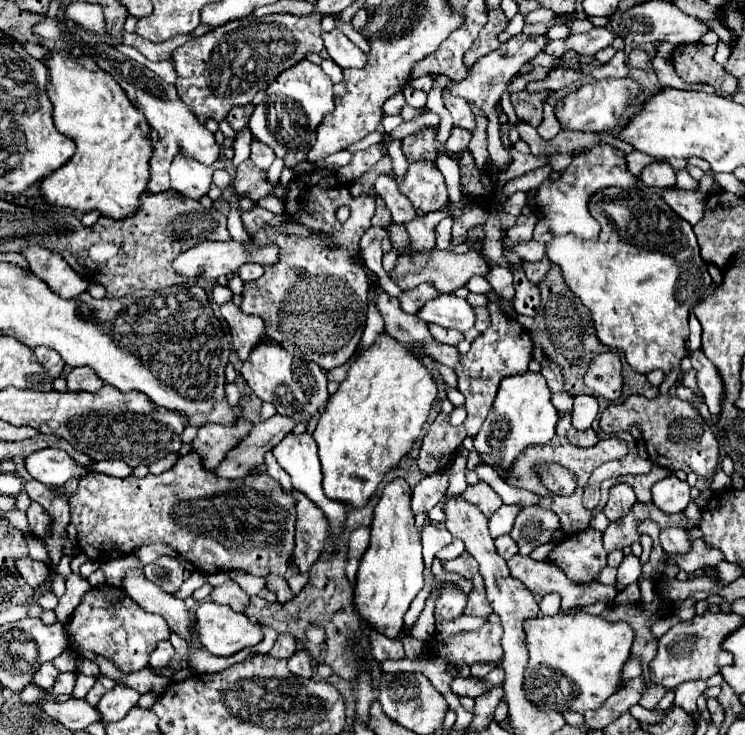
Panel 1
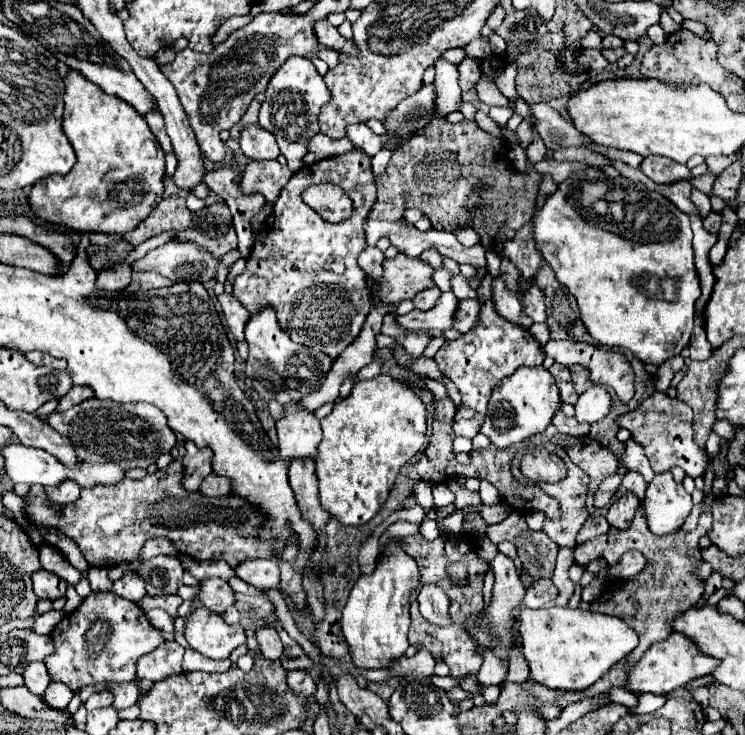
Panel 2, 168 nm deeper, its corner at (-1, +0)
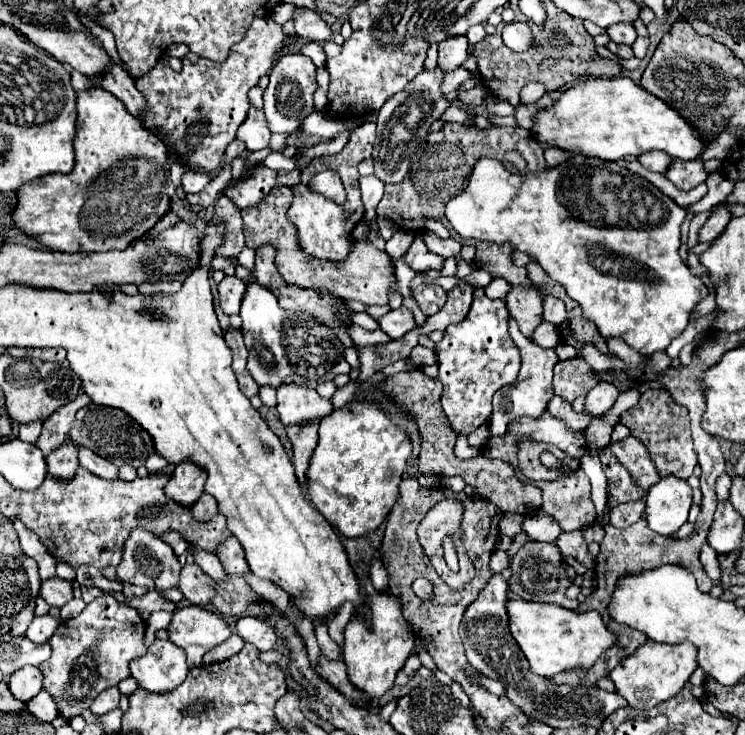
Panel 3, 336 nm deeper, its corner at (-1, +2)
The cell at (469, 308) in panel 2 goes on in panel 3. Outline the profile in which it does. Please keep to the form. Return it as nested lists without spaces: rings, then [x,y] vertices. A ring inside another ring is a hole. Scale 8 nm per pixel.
[[[460,282],[456,288],[448,292],[448,300],[440,312],[434,316],[428,316],[426,324],[418,328],[420,334],[430,334],[434,330],[446,330],[450,324],[460,324],[472,304],[472,292],[474,288],[468,282]]]

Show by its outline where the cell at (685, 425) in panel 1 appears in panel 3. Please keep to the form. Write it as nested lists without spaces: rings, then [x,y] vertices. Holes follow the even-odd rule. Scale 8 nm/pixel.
[[[648,388],[642,394],[642,408],[632,408],[620,416],[620,422],[630,428],[632,436],[642,440],[642,444],[648,448],[648,454],[658,468],[660,476],[674,474],[676,478],[690,478],[698,460],[696,452],[692,450],[692,438],[690,438],[690,418],[688,408],[676,404],[668,390],[656,390]]]

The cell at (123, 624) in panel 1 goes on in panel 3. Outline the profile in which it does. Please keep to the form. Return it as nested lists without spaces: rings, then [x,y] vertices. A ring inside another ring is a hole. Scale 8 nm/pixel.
[[[108,594],[94,598],[90,604],[86,604],[82,614],[76,616],[74,620],[64,620],[56,628],[54,636],[50,638],[52,656],[44,664],[40,664],[40,670],[44,674],[44,690],[52,692],[56,704],[60,704],[60,714],[64,714],[68,718],[82,714],[82,710],[86,710],[88,704],[92,704],[92,700],[102,690],[116,686],[120,680],[128,678],[130,676],[130,662],[134,658],[144,656],[148,650],[144,646],[144,632],[146,632],[144,618],[134,608],[120,604],[116,598],[112,598]]]

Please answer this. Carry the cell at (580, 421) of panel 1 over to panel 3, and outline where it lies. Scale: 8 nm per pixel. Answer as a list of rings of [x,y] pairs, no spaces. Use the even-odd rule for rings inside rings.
[[[598,382],[592,392],[586,394],[586,402],[584,402],[584,410],[590,414],[590,416],[602,416],[604,412],[608,412],[616,398],[618,398],[618,388],[608,384],[608,382]]]

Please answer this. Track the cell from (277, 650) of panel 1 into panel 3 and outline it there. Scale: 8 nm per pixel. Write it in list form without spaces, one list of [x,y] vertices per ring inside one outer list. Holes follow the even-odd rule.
[[[240,618],[236,622],[236,632],[238,636],[242,636],[246,642],[254,644],[258,650],[262,652],[268,652],[268,650],[274,650],[276,646],[276,630],[270,628],[268,622],[260,620],[260,618]]]

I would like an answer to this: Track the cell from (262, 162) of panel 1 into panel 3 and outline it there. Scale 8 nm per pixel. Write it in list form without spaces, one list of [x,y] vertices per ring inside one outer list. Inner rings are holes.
[[[250,108],[248,118],[242,122],[242,126],[236,132],[236,138],[246,144],[246,150],[254,152],[254,150],[268,148],[270,136],[272,136],[272,132],[268,130],[264,112],[256,110],[256,108]]]

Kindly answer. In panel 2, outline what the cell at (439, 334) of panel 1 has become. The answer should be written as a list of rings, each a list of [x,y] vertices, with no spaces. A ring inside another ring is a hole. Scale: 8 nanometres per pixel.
[[[386,314],[384,320],[382,320],[382,328],[380,328],[380,332],[386,334],[386,336],[398,336],[398,334],[406,334],[408,330],[400,328],[400,326],[396,324],[396,320],[392,318],[392,314]]]

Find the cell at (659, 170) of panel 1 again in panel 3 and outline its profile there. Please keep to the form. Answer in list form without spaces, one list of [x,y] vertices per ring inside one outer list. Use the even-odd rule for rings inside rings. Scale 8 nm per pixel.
[[[660,150],[646,152],[646,154],[638,156],[638,160],[640,160],[640,164],[642,164],[644,168],[648,168],[650,172],[660,172],[660,174],[664,174],[664,172],[668,170],[668,166],[672,164],[672,158],[670,158],[668,154],[664,154],[664,152],[660,152]]]

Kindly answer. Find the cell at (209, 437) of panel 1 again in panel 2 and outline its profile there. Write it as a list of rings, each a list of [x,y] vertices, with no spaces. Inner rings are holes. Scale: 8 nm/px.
[[[186,442],[186,452],[182,456],[182,464],[184,464],[184,478],[182,478],[182,486],[188,492],[196,492],[202,484],[202,480],[212,472],[212,450],[210,448],[196,448],[196,444]]]

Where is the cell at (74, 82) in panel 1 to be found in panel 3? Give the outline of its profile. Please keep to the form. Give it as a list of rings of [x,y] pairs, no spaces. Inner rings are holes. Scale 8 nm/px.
[[[100,86],[76,92],[76,166],[70,174],[46,174],[24,184],[18,194],[14,222],[40,244],[62,252],[106,252],[112,248],[124,250],[130,242],[150,230],[168,210],[174,194],[168,170],[168,148],[160,138],[136,120],[112,92]]]

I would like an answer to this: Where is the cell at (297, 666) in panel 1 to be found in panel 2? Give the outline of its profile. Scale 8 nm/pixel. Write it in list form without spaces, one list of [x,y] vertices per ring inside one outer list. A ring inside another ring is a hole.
[[[290,670],[288,672],[288,686],[292,688],[294,694],[302,694],[302,696],[312,696],[316,692],[314,680],[304,670]]]

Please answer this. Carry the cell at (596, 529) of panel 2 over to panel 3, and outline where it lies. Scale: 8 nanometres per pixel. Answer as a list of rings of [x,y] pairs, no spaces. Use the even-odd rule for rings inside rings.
[[[574,530],[574,532],[562,532],[558,536],[556,546],[560,548],[560,552],[564,556],[572,556],[576,558],[582,566],[586,568],[594,568],[594,558],[588,554],[588,544],[582,536],[582,530]]]

